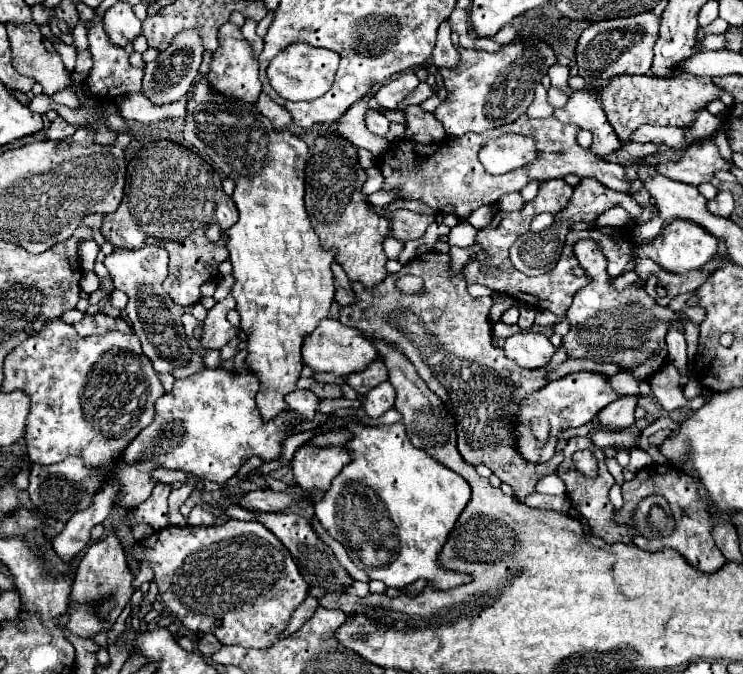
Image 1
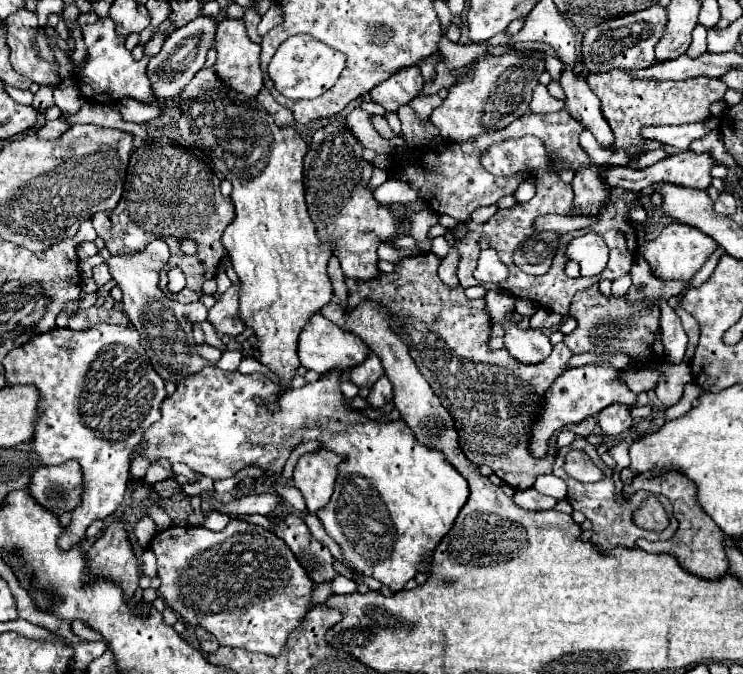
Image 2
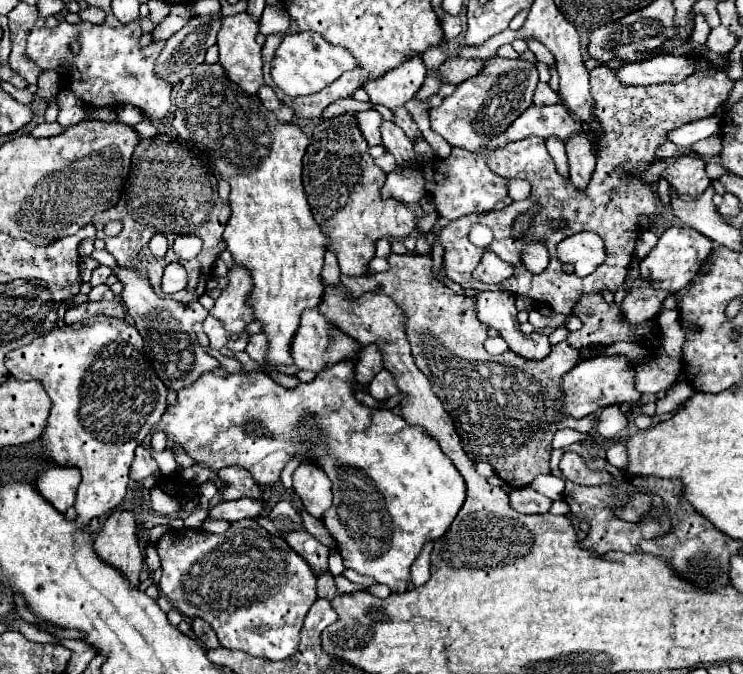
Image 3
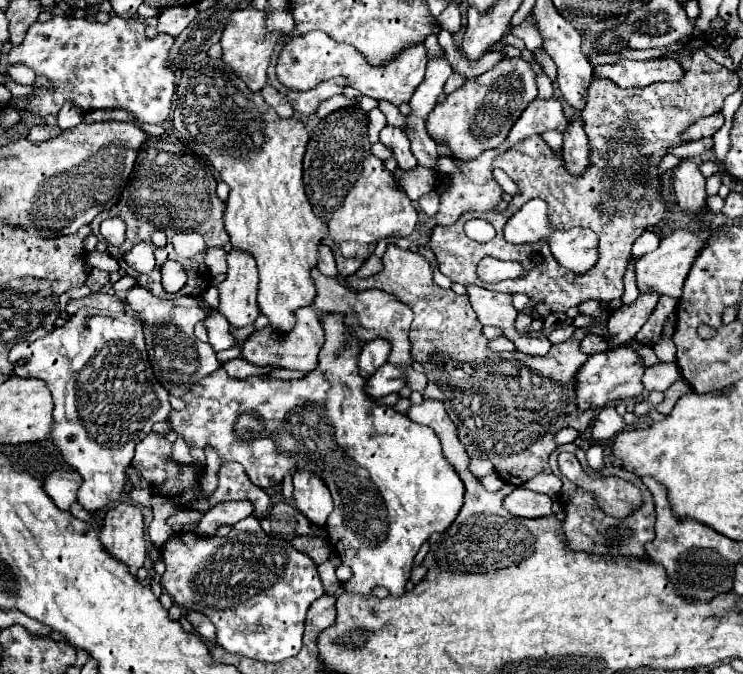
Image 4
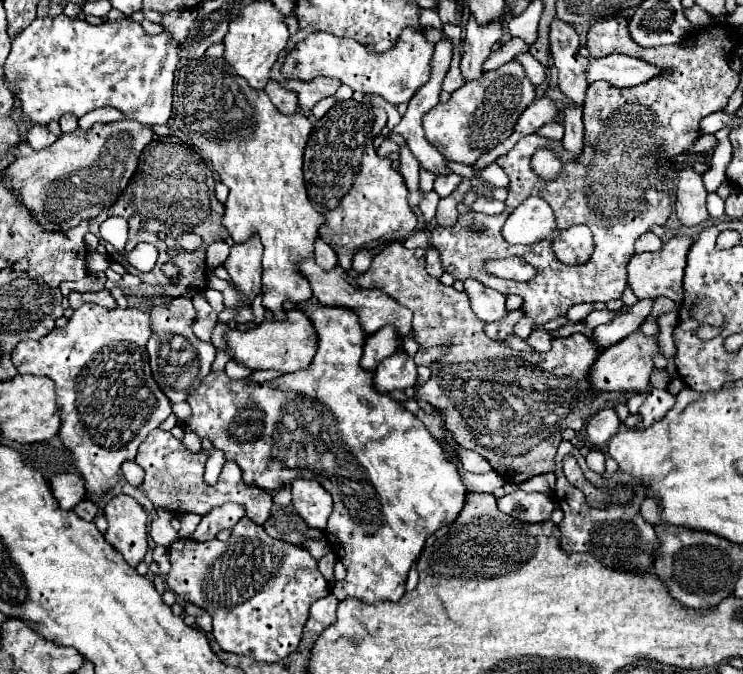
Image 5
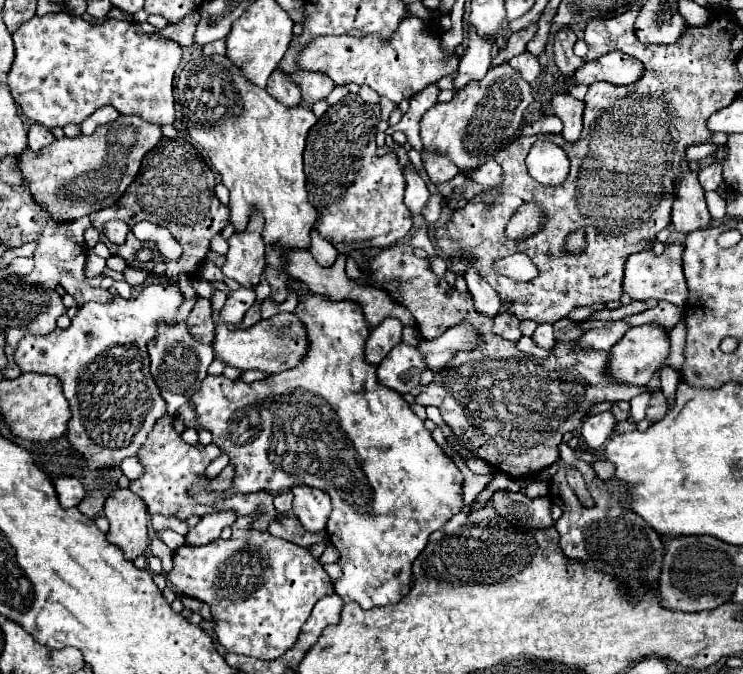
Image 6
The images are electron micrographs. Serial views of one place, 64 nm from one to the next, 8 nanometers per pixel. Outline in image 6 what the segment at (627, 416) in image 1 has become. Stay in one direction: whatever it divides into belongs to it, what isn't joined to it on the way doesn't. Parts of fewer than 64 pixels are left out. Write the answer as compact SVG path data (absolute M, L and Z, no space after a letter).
M610 412L588 416L582 424L582 438L588 444L588 448L592 448L592 450L602 448L602 444L612 436L614 422L616 422L616 418Z

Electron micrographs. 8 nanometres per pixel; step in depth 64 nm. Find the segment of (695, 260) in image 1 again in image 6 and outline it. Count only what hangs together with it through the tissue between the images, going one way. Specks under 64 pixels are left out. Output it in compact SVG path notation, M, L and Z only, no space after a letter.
M678 242L668 244L664 254L660 254L660 256L656 256L654 252L632 254L626 262L622 290L632 300L656 298L656 300L666 300L666 302L672 302L672 304L684 308L686 300L688 300L688 286L686 286L686 278L682 274L682 244L678 244Z

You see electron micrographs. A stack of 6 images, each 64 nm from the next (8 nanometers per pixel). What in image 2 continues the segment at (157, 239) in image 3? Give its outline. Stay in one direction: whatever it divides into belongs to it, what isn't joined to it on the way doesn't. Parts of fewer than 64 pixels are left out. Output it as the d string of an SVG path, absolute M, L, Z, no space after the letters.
M158 238L158 240L152 240L142 254L112 256L106 262L112 278L116 280L116 284L122 290L122 308L124 308L126 316L130 318L130 322L134 324L134 328L138 330L138 334L142 338L142 346L152 362L154 370L160 374L162 380L172 380L174 384L192 378L194 374L198 374L202 368L208 368L208 366L215 365L222 370L229 371L237 370L243 357L240 351L225 352L224 355L229 356L223 356L215 364L202 358L196 352L192 324L204 322L208 310L204 308L204 304L200 300L194 304L180 304L176 300L166 298L166 294L158 290L158 272L168 262L168 258L170 258L168 244L162 238Z

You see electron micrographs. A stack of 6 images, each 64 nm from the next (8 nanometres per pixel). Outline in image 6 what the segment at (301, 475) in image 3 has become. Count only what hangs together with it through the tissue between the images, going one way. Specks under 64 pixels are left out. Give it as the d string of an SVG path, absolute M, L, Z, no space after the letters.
M294 486L292 492L294 492L292 510L298 522L304 526L306 532L322 532L332 512L330 496L322 490L314 490L308 486Z

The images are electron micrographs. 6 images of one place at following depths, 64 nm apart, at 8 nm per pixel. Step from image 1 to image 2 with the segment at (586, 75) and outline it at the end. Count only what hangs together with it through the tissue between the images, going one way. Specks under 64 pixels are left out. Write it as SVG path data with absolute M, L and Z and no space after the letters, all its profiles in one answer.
M654 4L648 10L626 14L622 18L602 22L590 28L584 34L582 42L584 72L608 72L614 68L632 70L632 68L650 66L650 62L654 62L654 46L662 38L666 24L668 24L668 10L660 4Z

